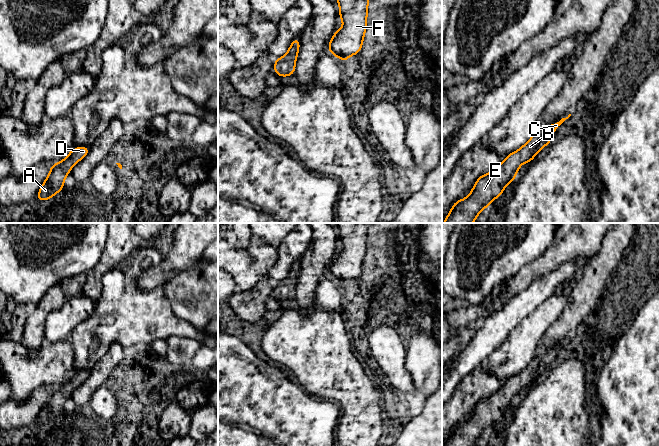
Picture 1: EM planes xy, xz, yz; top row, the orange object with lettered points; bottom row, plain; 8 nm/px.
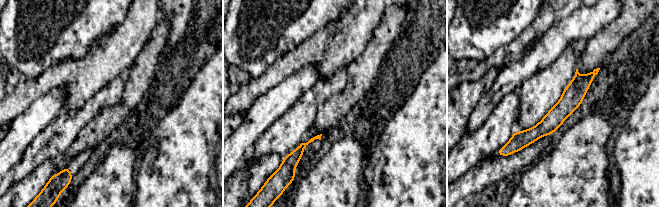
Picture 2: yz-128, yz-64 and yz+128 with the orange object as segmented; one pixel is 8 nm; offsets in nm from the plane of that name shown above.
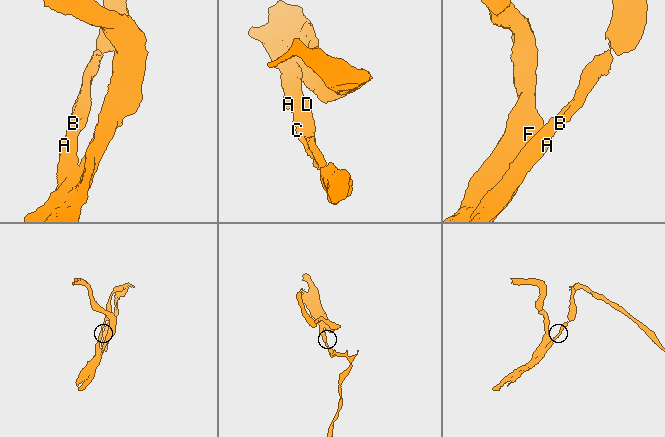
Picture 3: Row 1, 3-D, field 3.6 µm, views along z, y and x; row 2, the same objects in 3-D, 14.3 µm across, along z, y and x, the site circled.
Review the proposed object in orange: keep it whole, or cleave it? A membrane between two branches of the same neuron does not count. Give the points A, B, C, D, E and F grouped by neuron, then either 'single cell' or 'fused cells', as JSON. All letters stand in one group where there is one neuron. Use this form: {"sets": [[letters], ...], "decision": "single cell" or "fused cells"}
{"sets": [["A", "B", "C", "D", "E", "F"]], "decision": "single cell"}

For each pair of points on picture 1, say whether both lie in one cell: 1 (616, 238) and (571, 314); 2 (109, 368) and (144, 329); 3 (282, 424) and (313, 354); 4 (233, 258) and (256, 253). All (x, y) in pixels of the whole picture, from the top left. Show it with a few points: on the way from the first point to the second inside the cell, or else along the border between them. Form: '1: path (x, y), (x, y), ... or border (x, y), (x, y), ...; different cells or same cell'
1: path (608, 257), (589, 282), (584, 295); same cell
2: border (123, 347), (118, 343), (112, 343), (102, 358); different cells
3: border (306, 391), (315, 398); different cells
4: path (241, 264), (251, 266), (258, 261); same cell

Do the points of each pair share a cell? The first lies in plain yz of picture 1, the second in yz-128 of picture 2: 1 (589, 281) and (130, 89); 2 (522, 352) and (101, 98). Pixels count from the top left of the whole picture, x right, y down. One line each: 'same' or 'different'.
1: same
2: same

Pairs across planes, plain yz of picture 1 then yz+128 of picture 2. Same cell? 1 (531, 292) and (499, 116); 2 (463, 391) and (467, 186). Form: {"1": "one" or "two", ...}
{"1": "two", "2": "two"}

